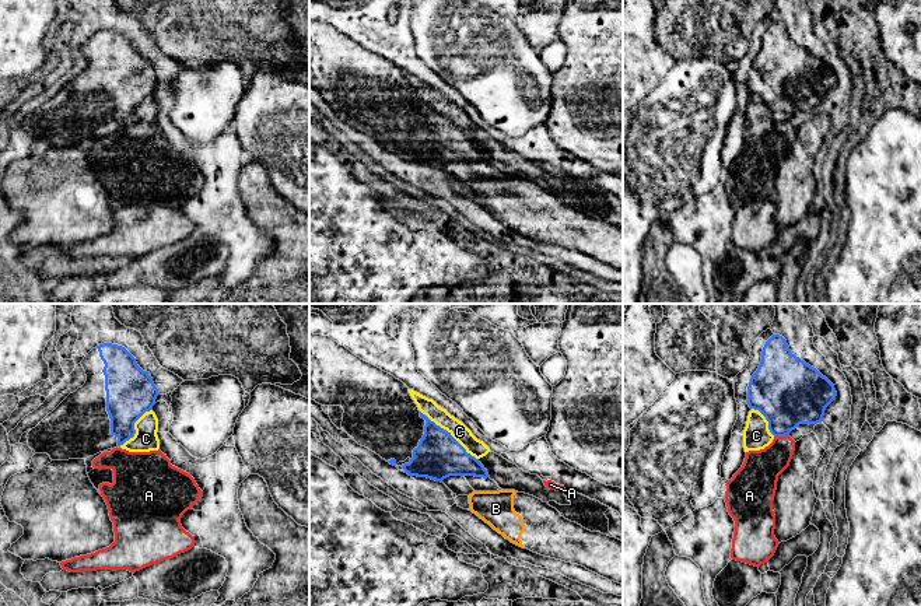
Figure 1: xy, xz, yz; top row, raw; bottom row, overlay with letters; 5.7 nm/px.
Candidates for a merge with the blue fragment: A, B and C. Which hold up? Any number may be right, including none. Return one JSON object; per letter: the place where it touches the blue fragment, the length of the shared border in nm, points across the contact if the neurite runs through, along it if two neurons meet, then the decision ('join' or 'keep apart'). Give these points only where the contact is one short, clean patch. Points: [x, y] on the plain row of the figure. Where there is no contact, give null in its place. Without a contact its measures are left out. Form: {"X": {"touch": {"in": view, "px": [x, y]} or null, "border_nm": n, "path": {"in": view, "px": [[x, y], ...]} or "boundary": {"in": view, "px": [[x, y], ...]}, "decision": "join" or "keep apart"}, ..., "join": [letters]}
{"A": {"touch": {"in": "yz", "px": [781, 122]}, "border_nm": 90, "boundary": {"in": "yz", "px": [[788, 121], [774, 123]]}, "decision": "keep apart"}, "B": {"touch": {"in": "xz", "px": [498, 175]}, "border_nm": 30, "boundary": {"in": "xz", "px": [[500, 175], [497, 178]]}, "decision": "keep apart"}, "C": {"touch": {"in": "xz", "px": [450, 121]}, "border_nm": 440, "boundary": {"in": "xz", "px": [[420, 97], [477, 146]]}, "decision": "keep apart"}, "join": []}

